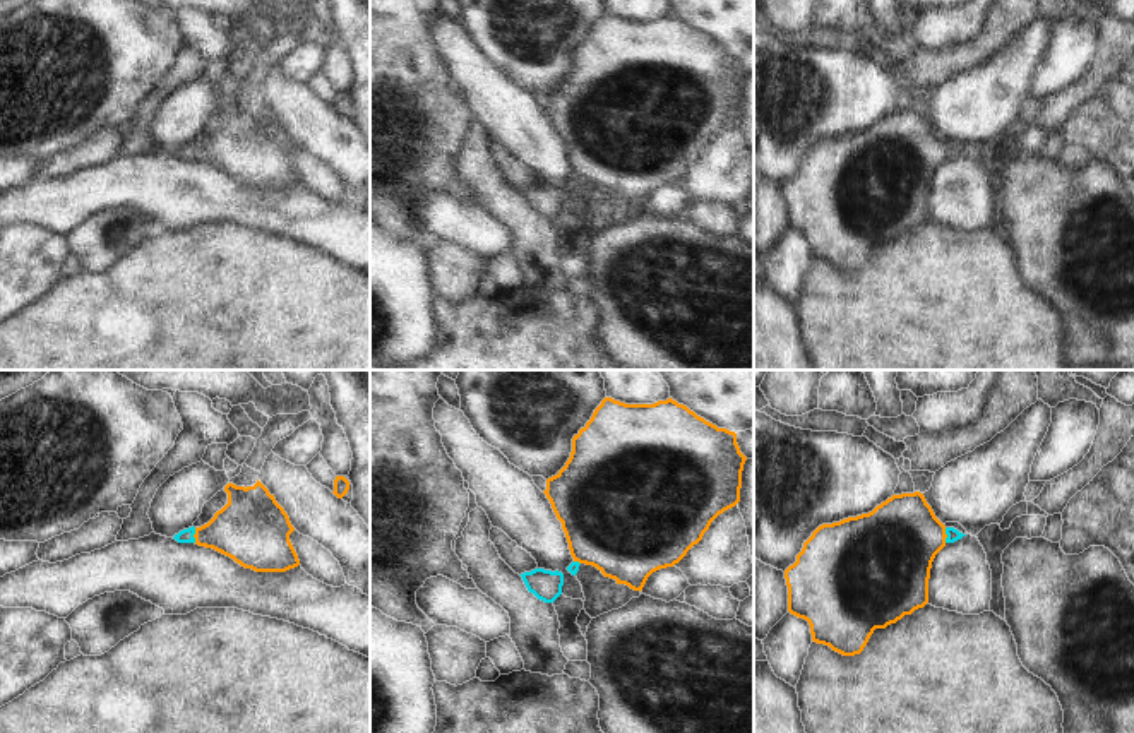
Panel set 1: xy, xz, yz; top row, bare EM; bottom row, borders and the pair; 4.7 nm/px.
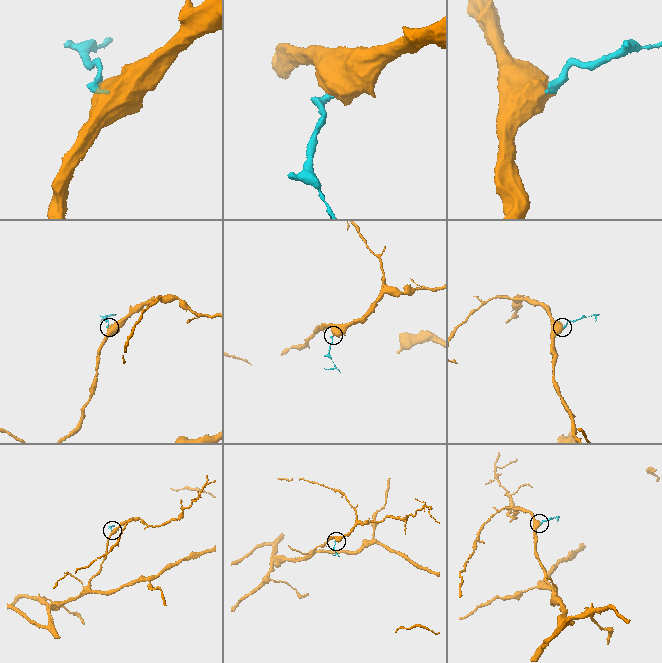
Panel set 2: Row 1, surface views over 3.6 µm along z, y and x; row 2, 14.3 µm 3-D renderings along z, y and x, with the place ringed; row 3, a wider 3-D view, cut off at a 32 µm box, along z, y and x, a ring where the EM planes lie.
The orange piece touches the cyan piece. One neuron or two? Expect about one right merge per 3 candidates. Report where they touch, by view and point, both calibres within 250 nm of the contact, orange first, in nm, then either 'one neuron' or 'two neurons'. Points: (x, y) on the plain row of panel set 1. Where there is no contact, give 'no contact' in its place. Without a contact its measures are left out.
contact xy (194, 151); calibres 300 and 60 nm; one neuron

